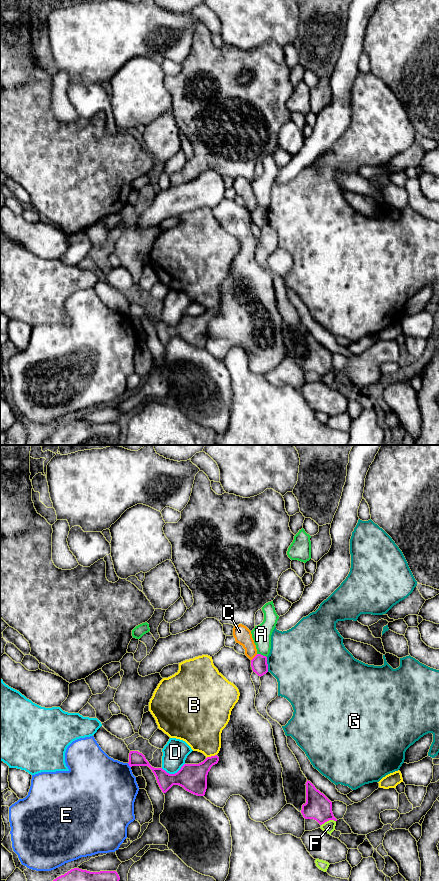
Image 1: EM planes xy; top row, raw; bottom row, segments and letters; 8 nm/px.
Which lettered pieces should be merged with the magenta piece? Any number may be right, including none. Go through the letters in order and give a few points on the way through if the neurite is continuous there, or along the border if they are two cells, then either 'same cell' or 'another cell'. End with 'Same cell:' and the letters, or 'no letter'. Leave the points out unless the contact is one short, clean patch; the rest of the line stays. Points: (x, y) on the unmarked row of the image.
A: border along xy (257, 205), (266, 209); another cell
B: another cell
C: another cell
D: another cell
E: another cell
F: border along xy (335, 372), (327, 372), (321, 377); another cell
G: another cell
Same cell: no letter

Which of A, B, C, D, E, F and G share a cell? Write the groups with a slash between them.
A / B / C / D / E / F / G

